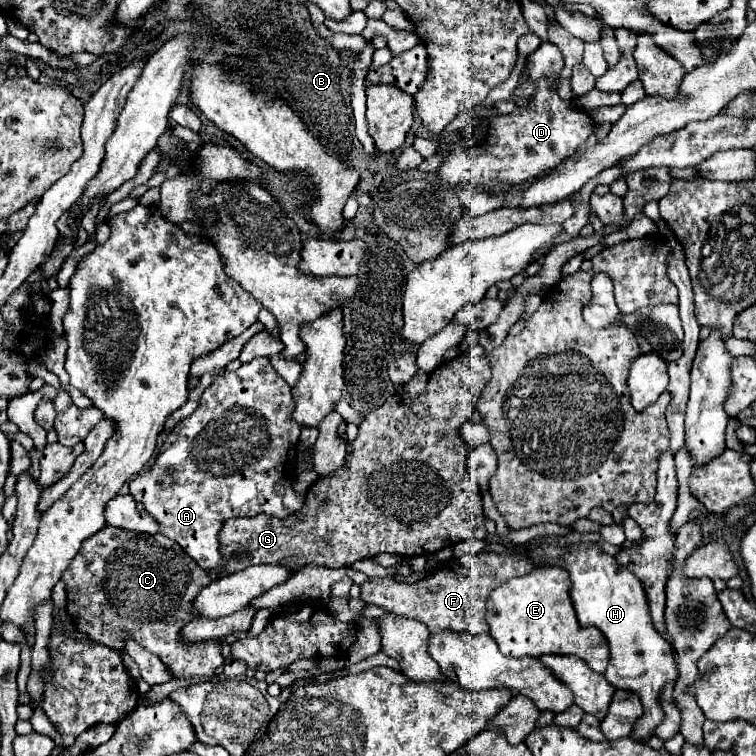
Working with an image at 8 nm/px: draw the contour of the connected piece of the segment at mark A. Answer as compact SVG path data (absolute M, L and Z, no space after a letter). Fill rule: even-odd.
M267 357L243 363L237 371L223 371L205 389L199 407L179 421L167 435L161 455L155 459L151 469L141 471L129 481L129 493L163 525L163 535L177 541L205 571L215 569L219 565L217 533L225 519L253 517L259 513L287 517L303 507L303 497L293 491L293 453L301 427L293 423L291 413L291 387L273 369Z

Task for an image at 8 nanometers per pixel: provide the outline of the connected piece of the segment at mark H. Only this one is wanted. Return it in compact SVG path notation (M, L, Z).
M581 541L567 549L563 555L563 567L571 579L569 595L575 605L579 625L597 627L609 643L611 659L607 671L603 673L605 679L615 689L635 693L643 705L643 715L635 721L631 739L645 743L653 737L655 727L665 715L659 703L663 687L679 677L675 651L651 623L645 587L637 581L637 577L633 577L633 573L629 573L629 569L621 569L617 561L613 561L613 555L605 553L597 547L597 543Z

